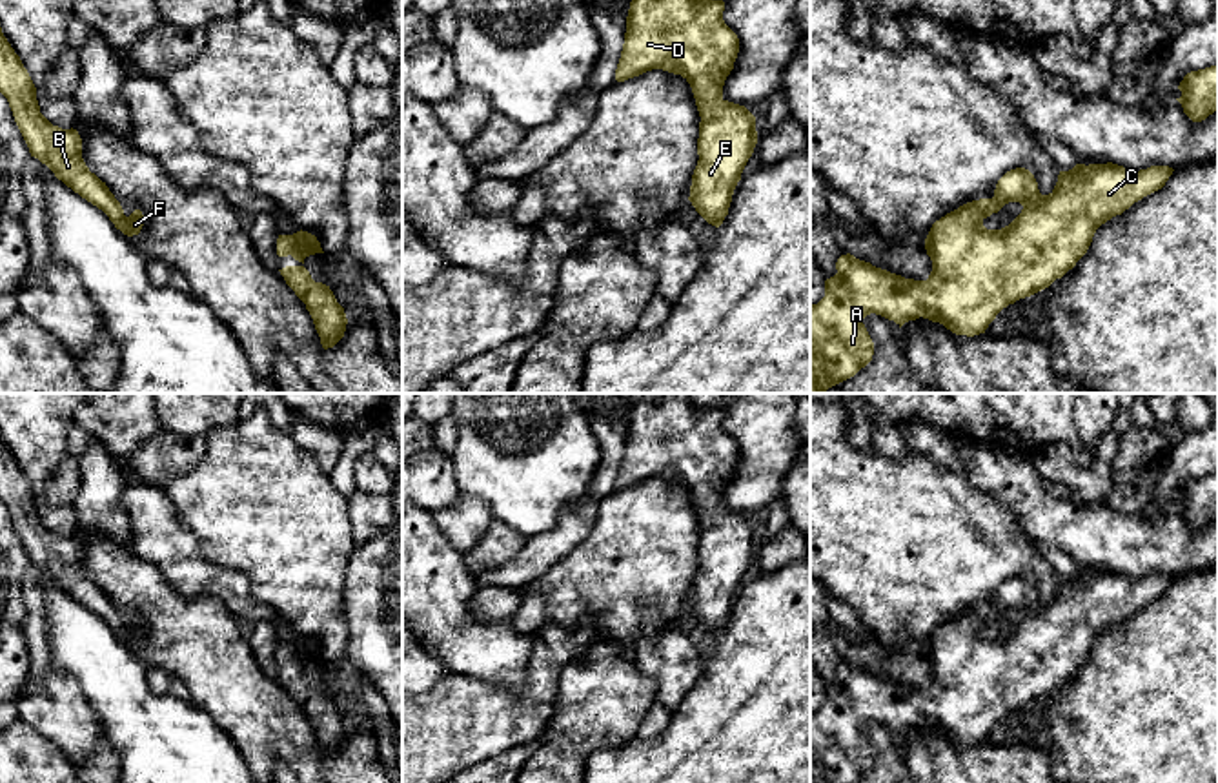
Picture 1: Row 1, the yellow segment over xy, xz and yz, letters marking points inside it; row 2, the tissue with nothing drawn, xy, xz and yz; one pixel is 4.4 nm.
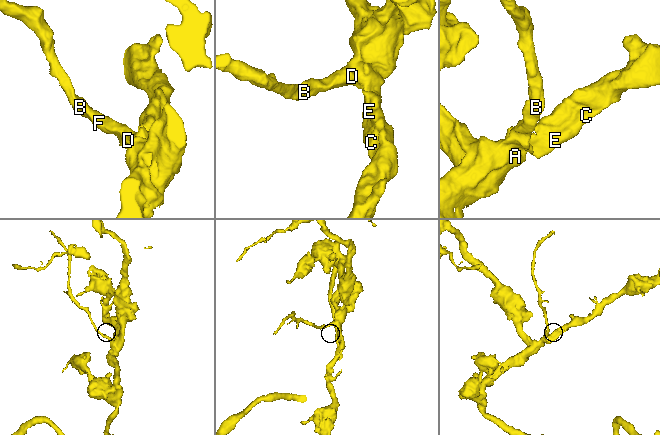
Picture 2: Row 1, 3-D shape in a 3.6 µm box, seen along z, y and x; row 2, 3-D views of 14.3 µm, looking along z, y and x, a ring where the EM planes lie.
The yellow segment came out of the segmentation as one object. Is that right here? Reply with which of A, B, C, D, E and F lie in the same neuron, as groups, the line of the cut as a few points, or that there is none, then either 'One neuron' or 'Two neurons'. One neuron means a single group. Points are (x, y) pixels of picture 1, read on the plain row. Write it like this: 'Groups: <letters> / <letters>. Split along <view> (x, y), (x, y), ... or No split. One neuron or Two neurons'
Groups: A B C D E F. No split. One neuron

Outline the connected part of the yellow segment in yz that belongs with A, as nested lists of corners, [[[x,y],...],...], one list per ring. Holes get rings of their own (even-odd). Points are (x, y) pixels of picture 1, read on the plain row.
[[[1112,570],[1076,572],[1060,579],[1054,597],[1041,603],[1029,577],[1010,577],[998,588],[992,606],[967,610],[932,632],[925,646],[932,668],[927,688],[905,686],[850,661],[841,663],[837,681],[825,688],[825,705],[810,712],[810,783],[856,783],[872,768],[874,750],[863,732],[870,721],[899,736],[923,725],[956,743],[985,741],[1003,716],[1049,696],[1072,677],[1101,632],[1162,597],[1172,579],[1169,574],[1132,579]],[[1009,610],[1020,610],[1021,621],[1001,637],[987,637],[983,628]]]

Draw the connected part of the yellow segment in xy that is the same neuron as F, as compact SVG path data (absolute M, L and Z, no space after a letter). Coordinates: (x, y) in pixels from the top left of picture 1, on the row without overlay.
M0 435L0 501L7 506L15 530L29 555L31 564L46 572L58 588L82 606L102 617L124 643L138 643L144 623L135 617L124 623L120 610L82 566L82 546L76 537L53 534L36 508L36 495L20 464Z

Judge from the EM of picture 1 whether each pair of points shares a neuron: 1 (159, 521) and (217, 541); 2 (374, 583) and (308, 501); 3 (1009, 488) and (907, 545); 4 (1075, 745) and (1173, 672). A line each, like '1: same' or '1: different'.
1: different
2: different
3: different
4: same

